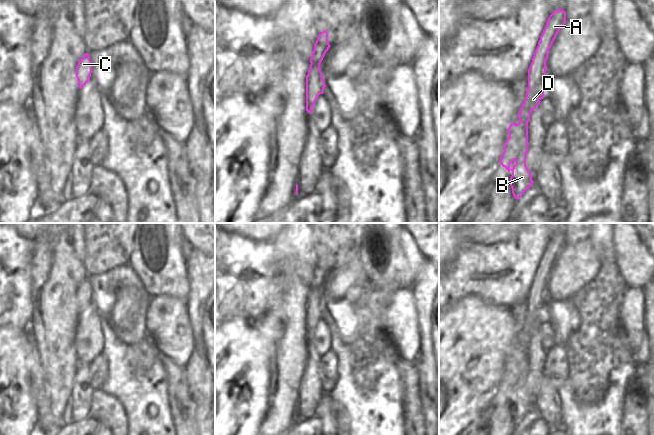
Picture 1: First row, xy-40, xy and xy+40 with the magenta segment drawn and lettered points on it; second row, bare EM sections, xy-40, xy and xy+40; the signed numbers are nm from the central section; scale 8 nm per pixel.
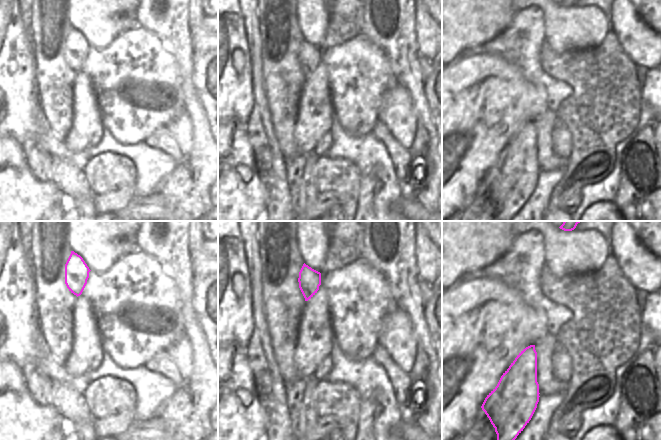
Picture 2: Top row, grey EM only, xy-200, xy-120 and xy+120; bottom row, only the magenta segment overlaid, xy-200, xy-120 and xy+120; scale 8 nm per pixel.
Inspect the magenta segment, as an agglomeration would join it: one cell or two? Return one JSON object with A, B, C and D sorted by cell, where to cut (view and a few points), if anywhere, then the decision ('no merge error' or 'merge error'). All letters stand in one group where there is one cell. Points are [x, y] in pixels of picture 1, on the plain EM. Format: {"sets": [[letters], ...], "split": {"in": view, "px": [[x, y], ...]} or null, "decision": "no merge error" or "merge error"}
{"sets": [["A", "B", "D"], ["C"]], "split": {"in": "xy", "px": [[311, 287], [313, 294], [306, 303]]}, "decision": "merge error"}

